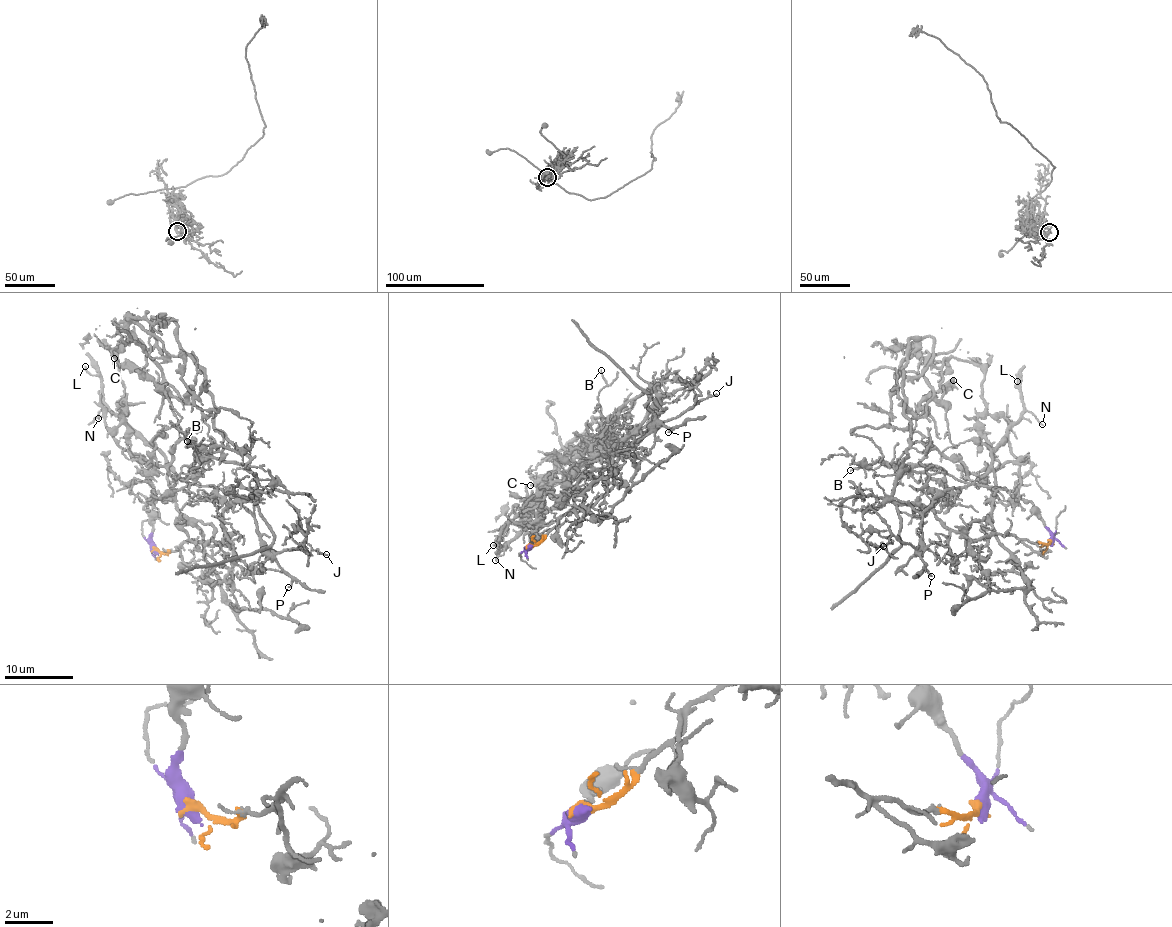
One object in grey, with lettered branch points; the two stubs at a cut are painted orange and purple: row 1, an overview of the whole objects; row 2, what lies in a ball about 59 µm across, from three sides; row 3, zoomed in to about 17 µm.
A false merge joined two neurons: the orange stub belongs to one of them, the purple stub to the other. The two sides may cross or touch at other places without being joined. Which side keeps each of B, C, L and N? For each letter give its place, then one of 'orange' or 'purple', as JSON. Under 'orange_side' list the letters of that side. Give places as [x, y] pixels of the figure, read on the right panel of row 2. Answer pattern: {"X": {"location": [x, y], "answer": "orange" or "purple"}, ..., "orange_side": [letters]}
{"B": {"location": [850, 470], "answer": "purple"}, "C": {"location": [953, 380], "answer": "orange"}, "L": {"location": [1017, 381], "answer": "purple"}, "N": {"location": [1042, 424], "answer": "purple"}, "orange_side": ["C"]}

